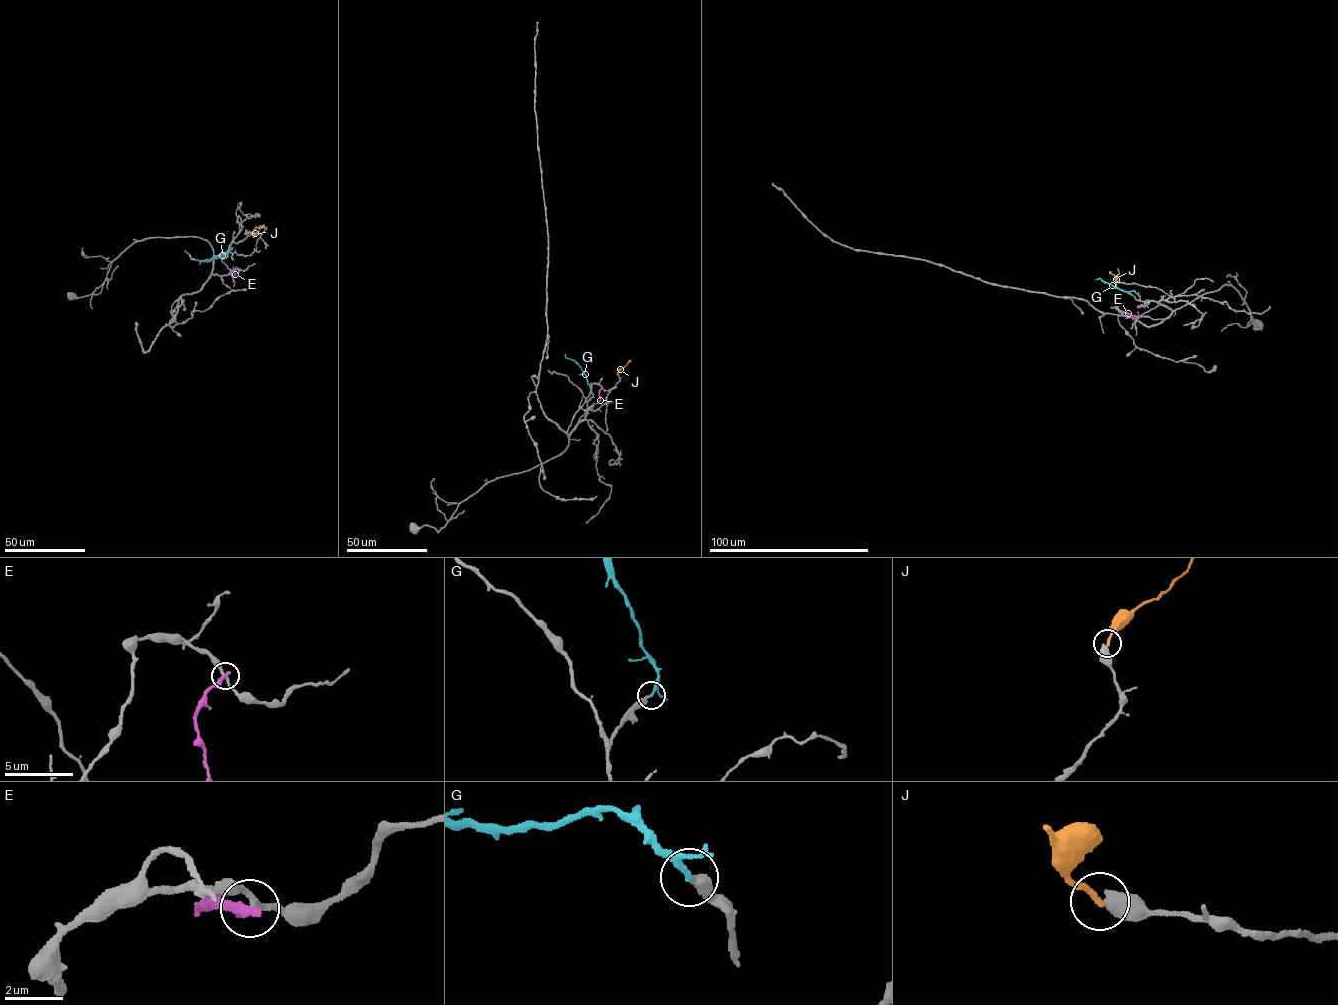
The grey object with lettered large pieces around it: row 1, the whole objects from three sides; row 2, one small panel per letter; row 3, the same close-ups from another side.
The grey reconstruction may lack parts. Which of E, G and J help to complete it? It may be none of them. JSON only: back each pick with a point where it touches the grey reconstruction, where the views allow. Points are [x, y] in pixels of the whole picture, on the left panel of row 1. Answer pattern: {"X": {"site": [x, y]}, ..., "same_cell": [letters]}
{"G": {"site": [231, 250]}, "same_cell": ["G"]}

